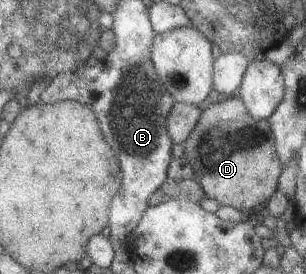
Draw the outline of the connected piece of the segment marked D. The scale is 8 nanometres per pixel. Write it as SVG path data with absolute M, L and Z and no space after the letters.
M239 96L225 97L200 111L183 146L182 156L190 164L204 196L213 198L221 207L233 207L247 215L277 190L277 177L283 167L275 152L268 118L255 120Z

